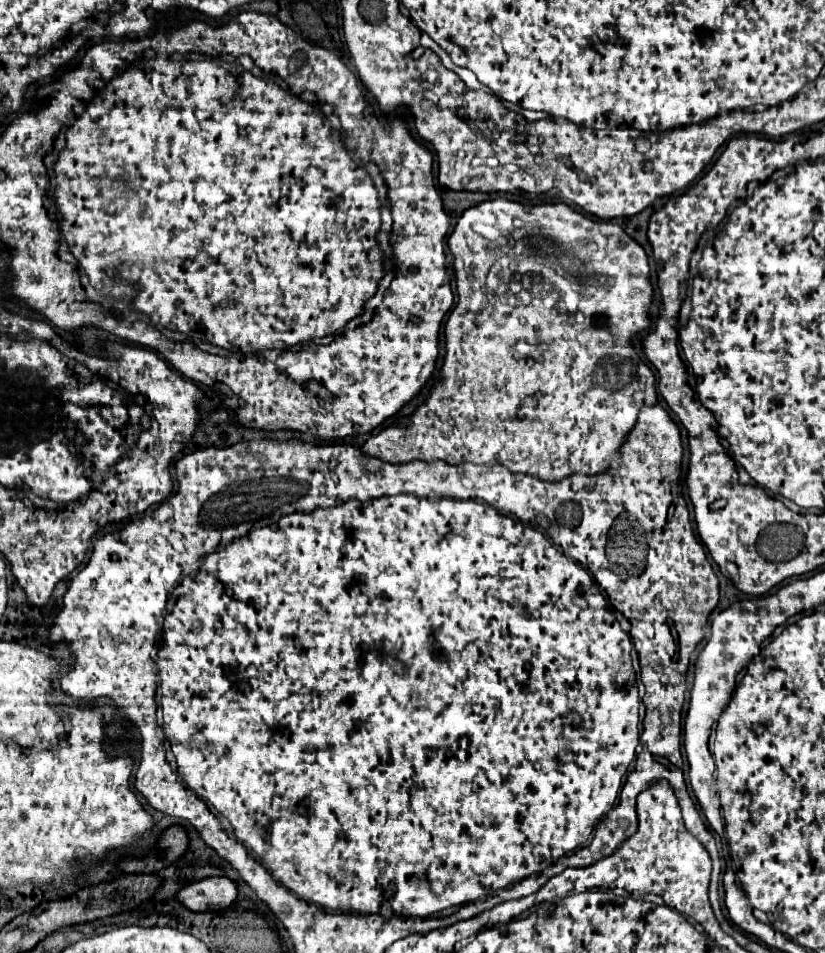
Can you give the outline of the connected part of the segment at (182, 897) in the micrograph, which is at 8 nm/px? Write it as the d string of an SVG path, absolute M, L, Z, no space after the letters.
M203 878L183 886L175 898L193 912L213 912L227 908L237 898L237 886L229 878Z

